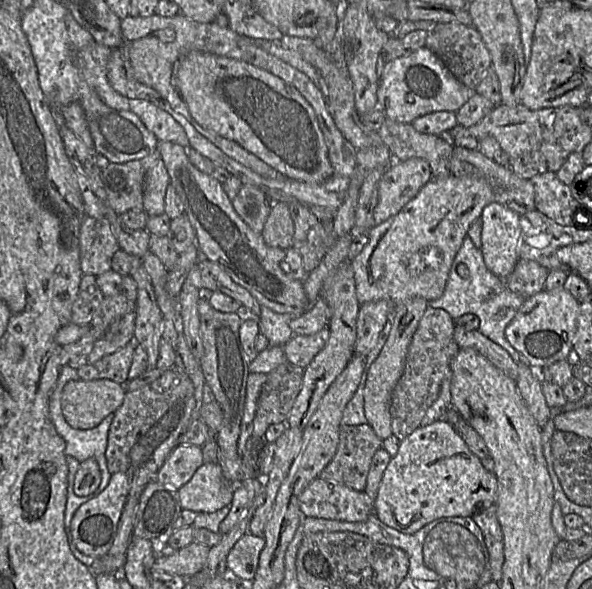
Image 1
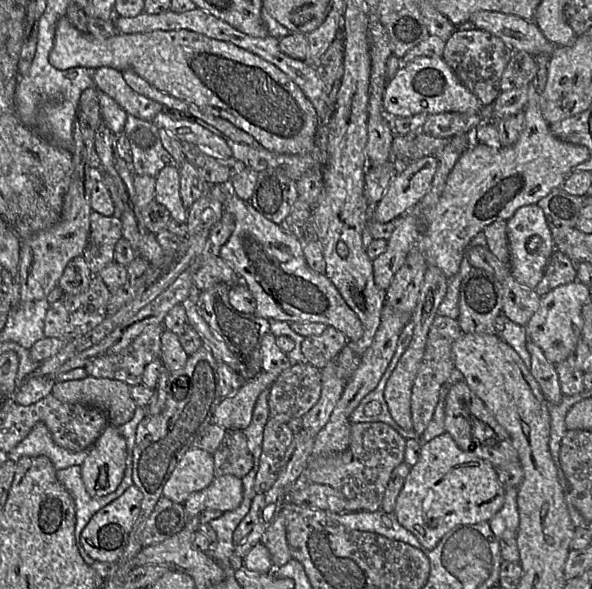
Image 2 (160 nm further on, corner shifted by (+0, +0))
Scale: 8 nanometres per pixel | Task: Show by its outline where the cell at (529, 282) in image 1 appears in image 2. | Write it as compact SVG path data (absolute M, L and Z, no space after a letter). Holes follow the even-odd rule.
M555 250L545 266L543 278L534 291L542 297L558 286L576 281L576 273L576 263L566 254Z

